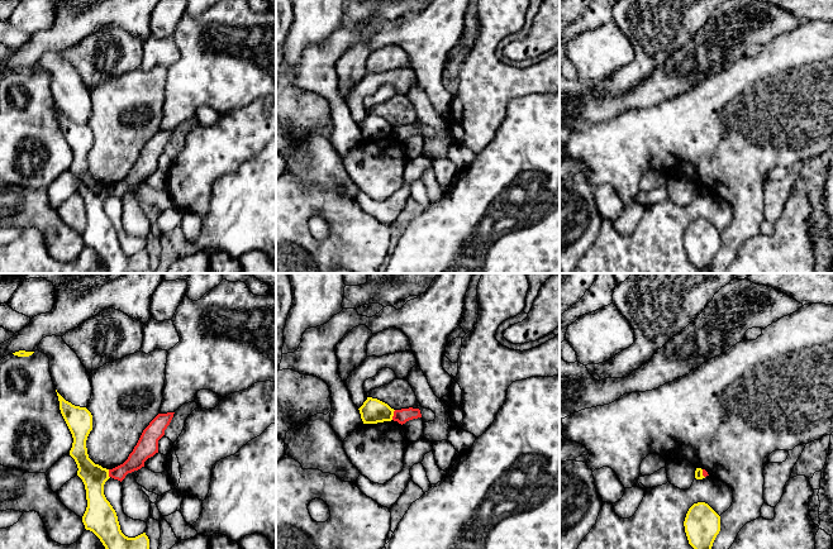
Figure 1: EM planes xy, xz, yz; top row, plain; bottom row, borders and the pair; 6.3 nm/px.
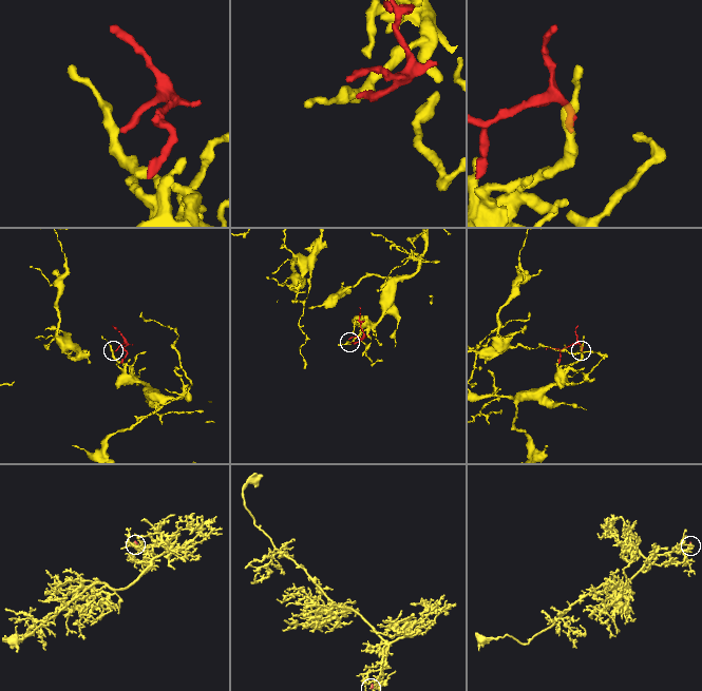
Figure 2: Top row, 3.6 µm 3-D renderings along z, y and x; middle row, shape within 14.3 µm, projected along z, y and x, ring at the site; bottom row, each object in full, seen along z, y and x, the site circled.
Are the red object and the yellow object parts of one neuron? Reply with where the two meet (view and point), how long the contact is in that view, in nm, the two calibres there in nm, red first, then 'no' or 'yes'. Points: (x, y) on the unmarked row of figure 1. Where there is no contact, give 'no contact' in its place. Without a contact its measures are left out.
xz (394, 132) | 70 nm | 90/160 nm | no

